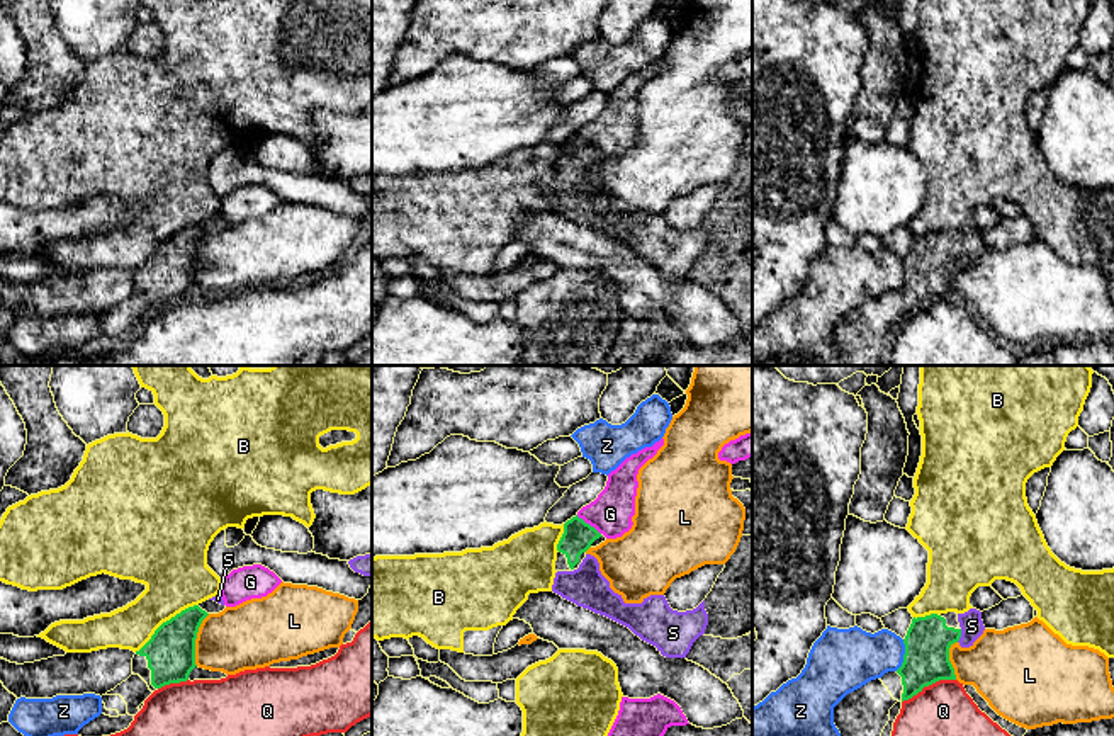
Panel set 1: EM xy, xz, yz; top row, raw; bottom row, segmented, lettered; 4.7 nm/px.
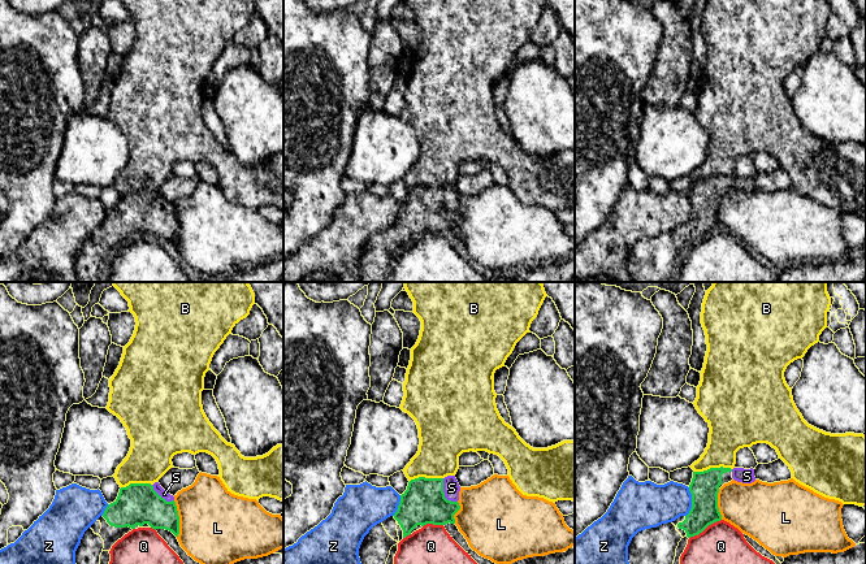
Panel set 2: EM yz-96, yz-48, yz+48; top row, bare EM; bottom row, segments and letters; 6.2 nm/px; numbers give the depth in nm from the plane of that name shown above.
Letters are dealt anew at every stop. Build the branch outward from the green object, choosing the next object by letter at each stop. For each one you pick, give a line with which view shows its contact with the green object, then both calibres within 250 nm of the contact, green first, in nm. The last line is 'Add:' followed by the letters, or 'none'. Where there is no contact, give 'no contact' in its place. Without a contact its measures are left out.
S: yz | 220/110 nm
Add: S

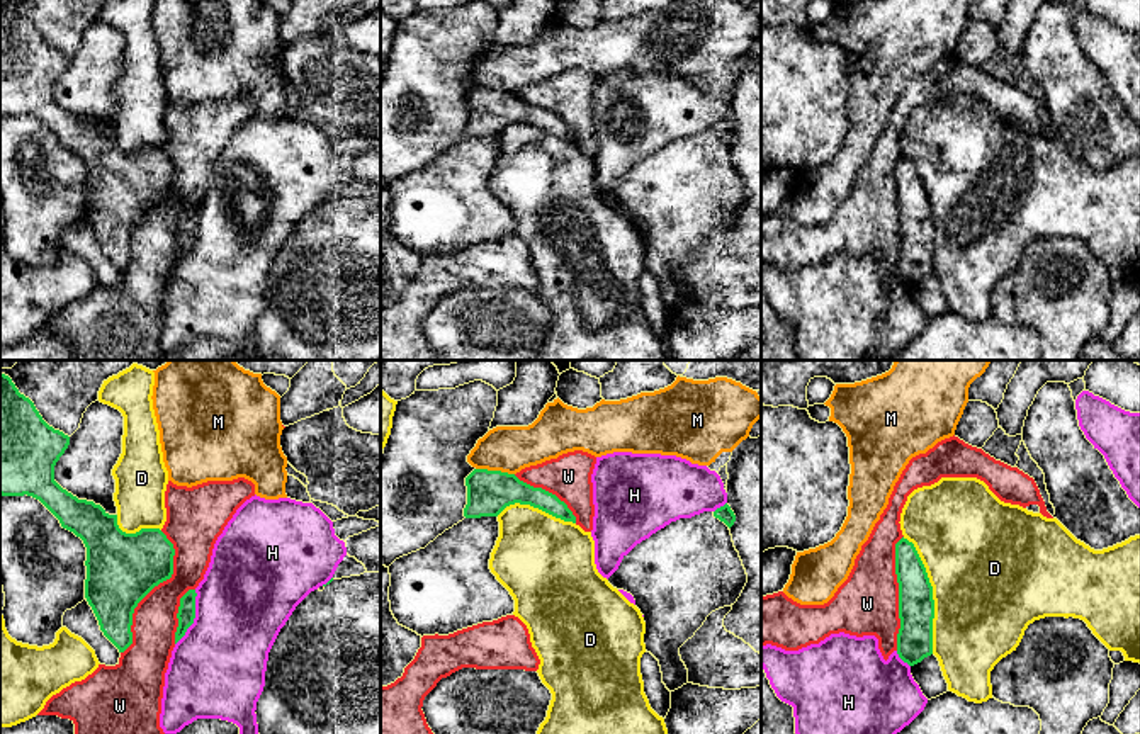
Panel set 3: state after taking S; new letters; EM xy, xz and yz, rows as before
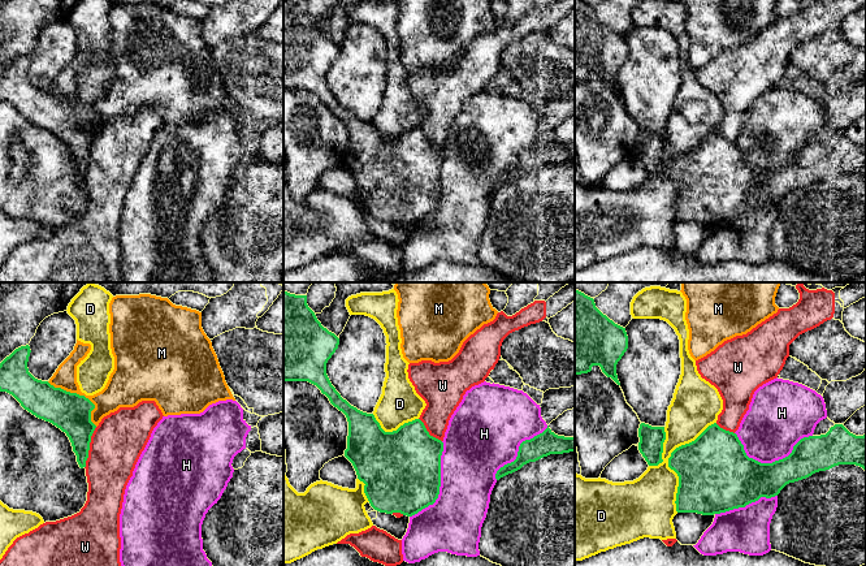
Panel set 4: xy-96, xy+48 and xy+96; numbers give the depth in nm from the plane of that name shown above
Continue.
Add: none

